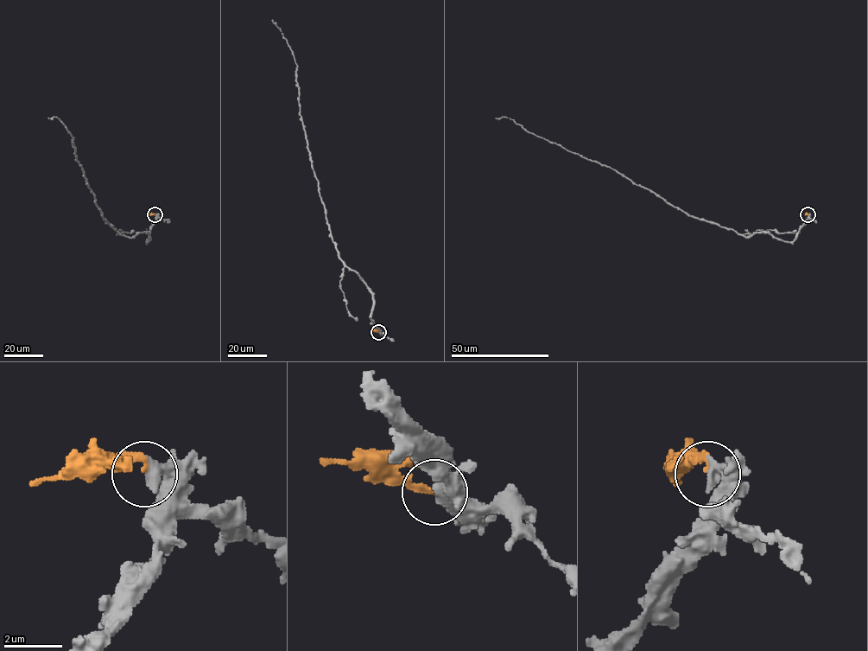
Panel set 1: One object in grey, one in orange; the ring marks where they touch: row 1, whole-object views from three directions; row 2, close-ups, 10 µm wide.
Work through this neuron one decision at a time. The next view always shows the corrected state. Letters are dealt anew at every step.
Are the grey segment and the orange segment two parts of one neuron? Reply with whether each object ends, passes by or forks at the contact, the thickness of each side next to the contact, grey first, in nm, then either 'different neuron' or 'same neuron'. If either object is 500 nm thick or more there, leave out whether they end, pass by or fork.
grey ends there; orange ends there; 400 nm thick on the grey side, 170 nm on the other; same neuron

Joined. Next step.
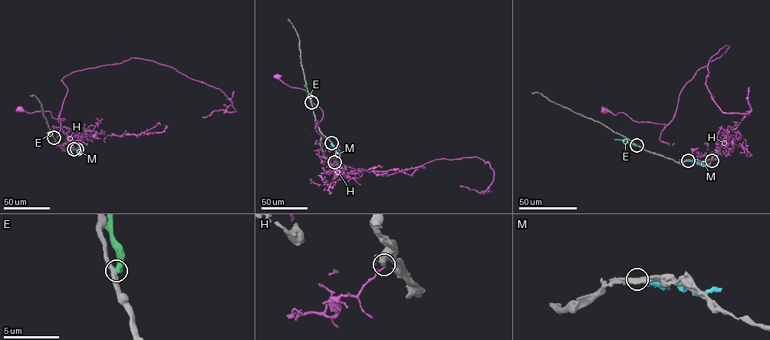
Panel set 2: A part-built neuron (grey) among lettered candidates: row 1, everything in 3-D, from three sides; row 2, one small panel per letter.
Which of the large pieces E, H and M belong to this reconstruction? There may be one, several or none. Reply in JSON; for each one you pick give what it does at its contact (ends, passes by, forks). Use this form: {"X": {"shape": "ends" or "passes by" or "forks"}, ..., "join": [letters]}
{"join": []}

